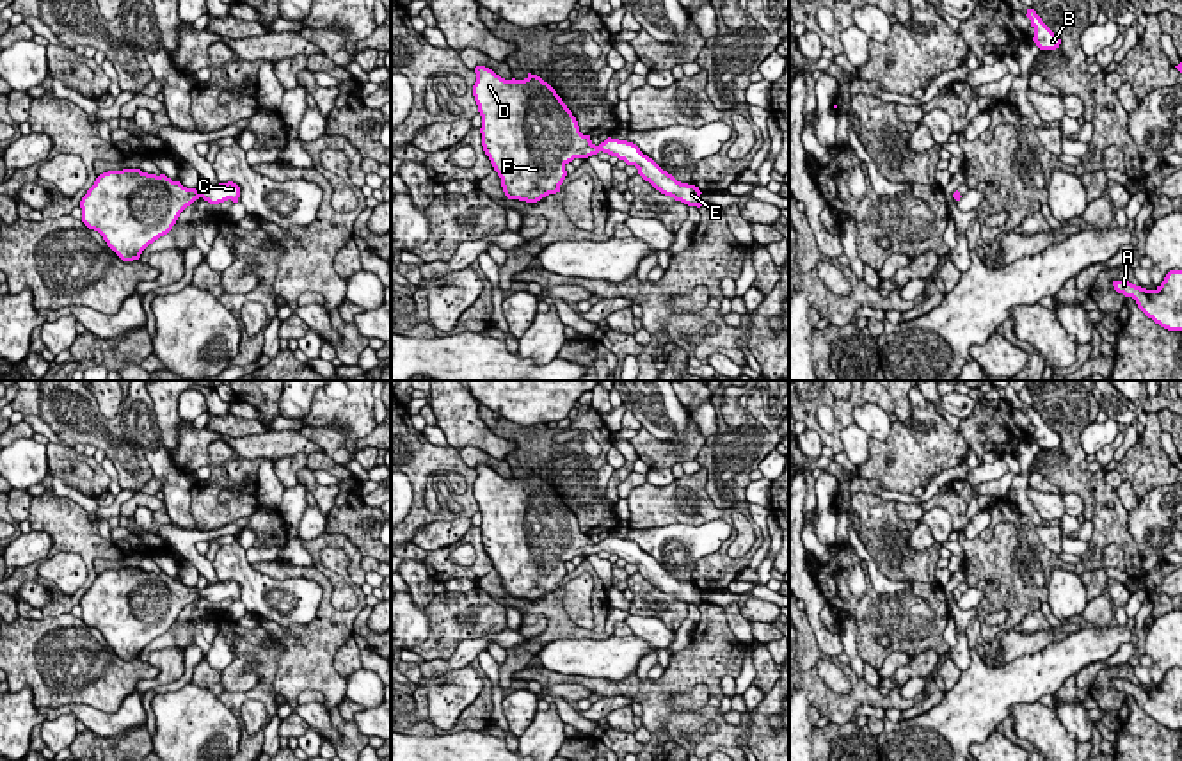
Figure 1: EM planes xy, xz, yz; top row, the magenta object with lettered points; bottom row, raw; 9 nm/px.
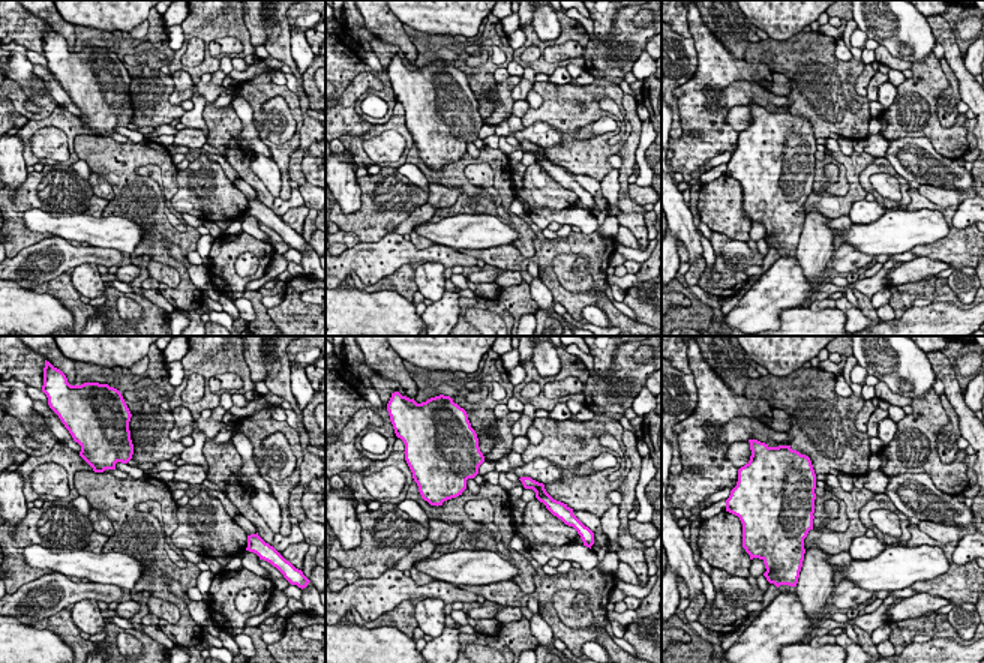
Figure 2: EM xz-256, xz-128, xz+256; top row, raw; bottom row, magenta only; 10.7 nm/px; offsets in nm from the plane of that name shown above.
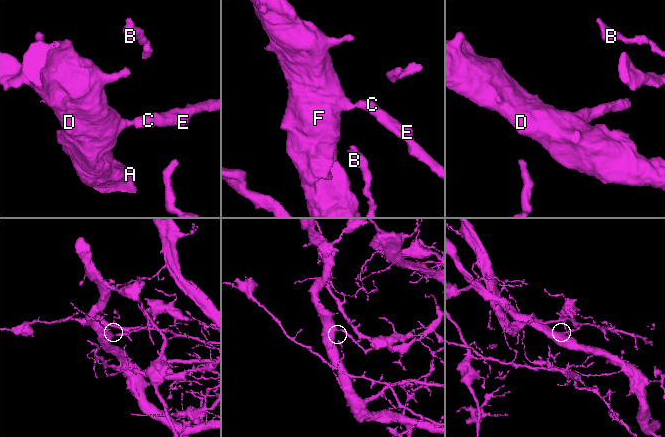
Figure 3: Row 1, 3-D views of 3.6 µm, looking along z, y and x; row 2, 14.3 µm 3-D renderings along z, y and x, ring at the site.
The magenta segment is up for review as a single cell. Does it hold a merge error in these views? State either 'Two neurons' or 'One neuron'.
One neuron

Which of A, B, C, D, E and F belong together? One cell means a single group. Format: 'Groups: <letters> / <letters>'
Groups: A B C D E F

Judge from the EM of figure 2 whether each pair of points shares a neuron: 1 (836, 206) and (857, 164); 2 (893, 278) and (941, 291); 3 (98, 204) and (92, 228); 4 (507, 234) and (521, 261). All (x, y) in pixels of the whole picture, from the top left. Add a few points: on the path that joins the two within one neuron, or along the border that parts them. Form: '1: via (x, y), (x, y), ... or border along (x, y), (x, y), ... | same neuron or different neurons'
1: via (848, 198), (854, 192), (854, 176) | same neuron
2: border along (921, 279), (912, 284), (887, 284) | different neurons
3: border along (83, 213), (102, 216) | different neurons
4: border along (512, 243), (477, 249) | different neurons

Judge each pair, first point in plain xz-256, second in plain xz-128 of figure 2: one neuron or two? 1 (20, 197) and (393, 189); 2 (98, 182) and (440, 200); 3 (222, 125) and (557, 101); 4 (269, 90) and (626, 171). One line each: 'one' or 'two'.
1: one
2: one
3: one
4: one

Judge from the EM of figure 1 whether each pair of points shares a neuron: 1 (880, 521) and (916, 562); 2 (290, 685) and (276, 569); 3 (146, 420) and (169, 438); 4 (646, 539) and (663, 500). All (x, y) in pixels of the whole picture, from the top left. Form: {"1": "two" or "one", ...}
{"1": "one", "2": "one", "3": "two", "4": "two"}

